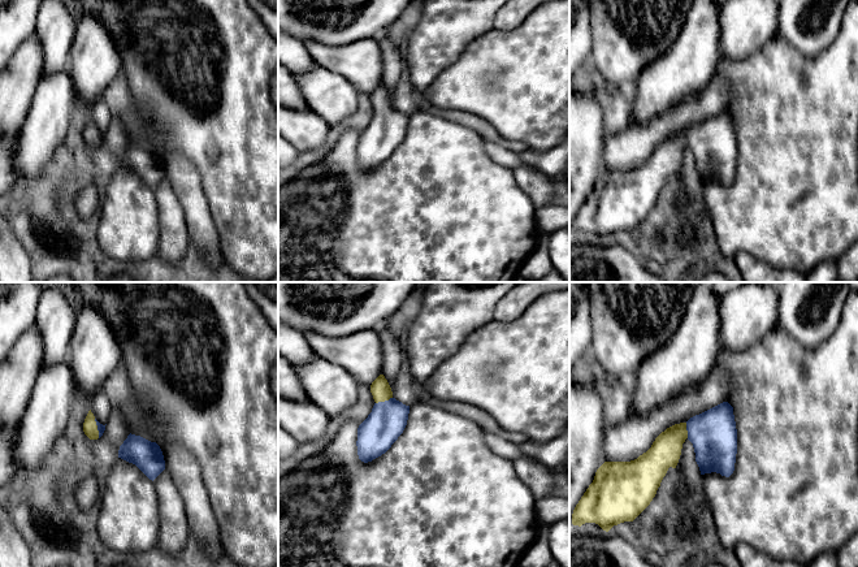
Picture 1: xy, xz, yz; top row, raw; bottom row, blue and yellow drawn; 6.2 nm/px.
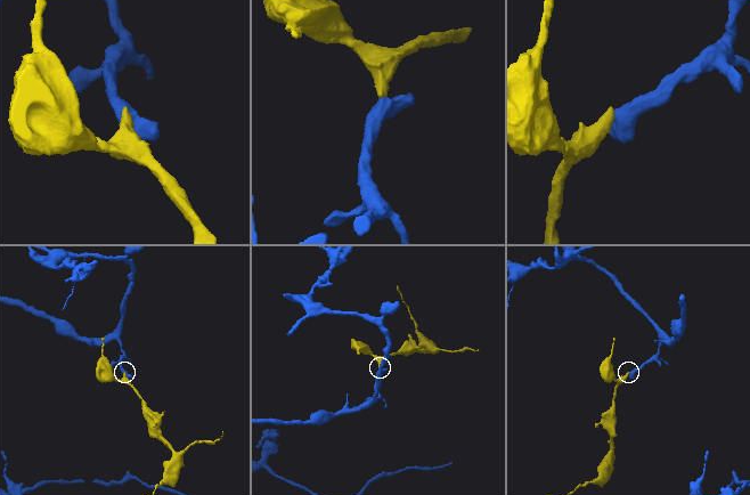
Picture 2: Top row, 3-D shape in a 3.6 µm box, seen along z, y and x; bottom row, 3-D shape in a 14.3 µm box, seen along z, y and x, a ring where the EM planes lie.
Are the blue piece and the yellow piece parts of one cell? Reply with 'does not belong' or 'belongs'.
belongs

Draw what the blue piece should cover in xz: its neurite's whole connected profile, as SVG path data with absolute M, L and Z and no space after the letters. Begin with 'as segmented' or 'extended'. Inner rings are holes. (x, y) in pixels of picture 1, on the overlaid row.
extended; M384 375L370 385L374 406L368 417L358 428L358 455L364 463L385 454L403 433L410 406L393 397L391 388Z

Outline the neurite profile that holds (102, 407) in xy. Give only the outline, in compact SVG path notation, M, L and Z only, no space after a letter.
M103 388L98 389L92 398L91 398L91 412L94 414L95 419L105 425L112 417L112 403L108 394L104 391Z

